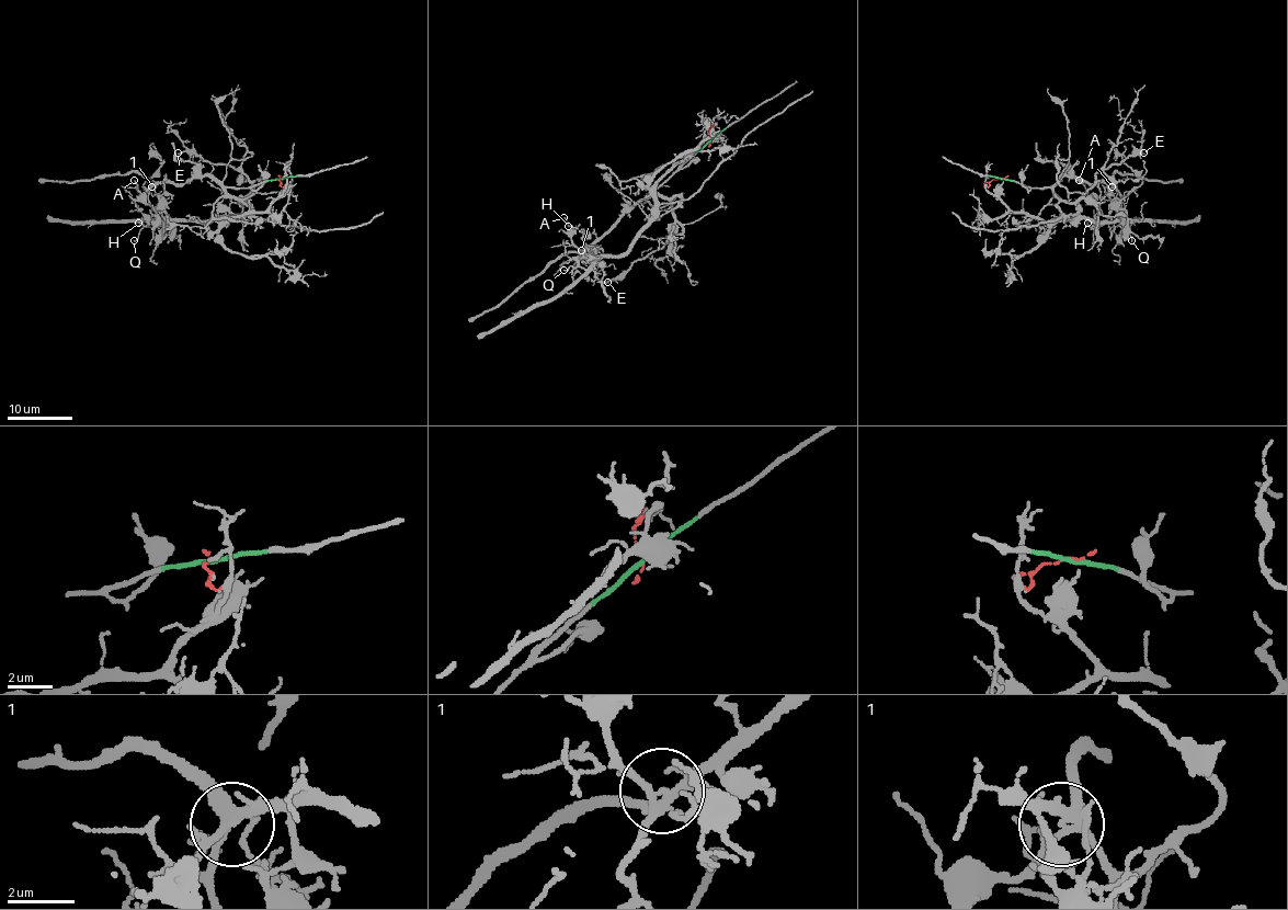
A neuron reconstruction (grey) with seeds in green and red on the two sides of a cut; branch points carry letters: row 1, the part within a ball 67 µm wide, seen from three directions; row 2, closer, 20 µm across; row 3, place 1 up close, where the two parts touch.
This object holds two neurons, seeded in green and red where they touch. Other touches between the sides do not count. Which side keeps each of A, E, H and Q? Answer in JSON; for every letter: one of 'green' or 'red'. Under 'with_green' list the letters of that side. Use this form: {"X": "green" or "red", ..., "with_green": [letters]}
{"A": "green", "E": "green", "H": "red", "Q": "red", "with_green": ["A", "E"]}

